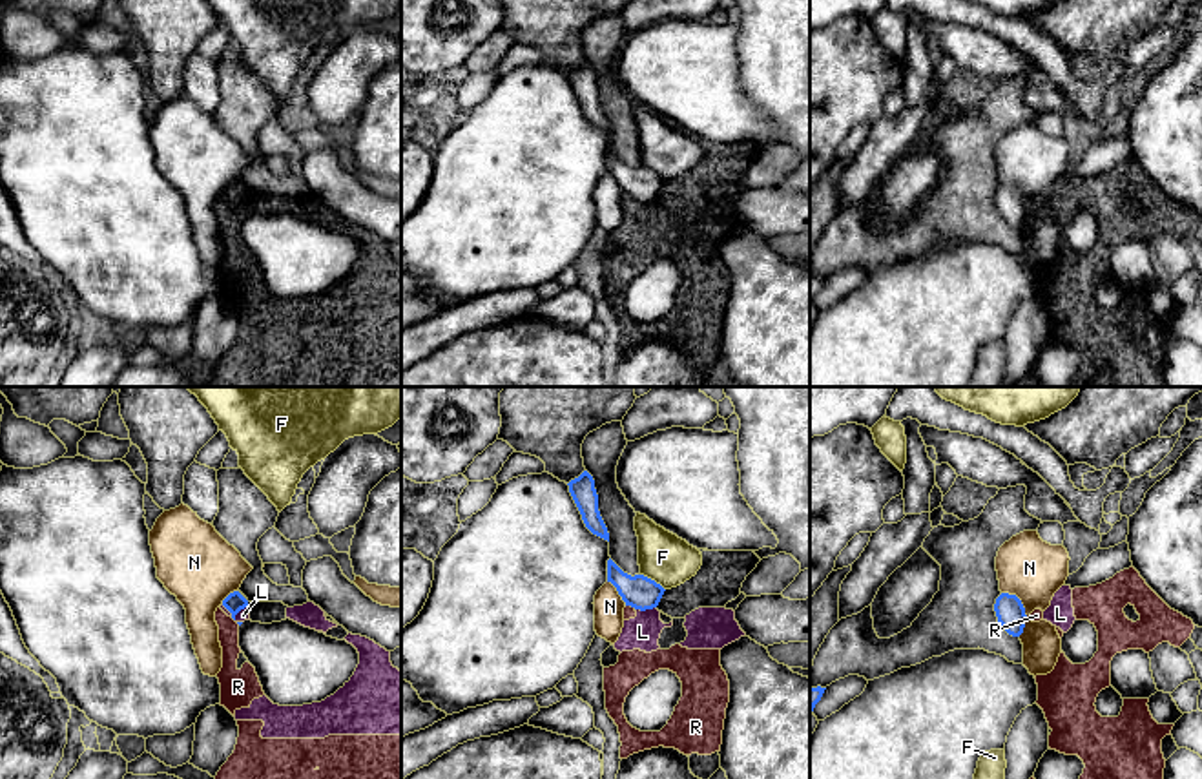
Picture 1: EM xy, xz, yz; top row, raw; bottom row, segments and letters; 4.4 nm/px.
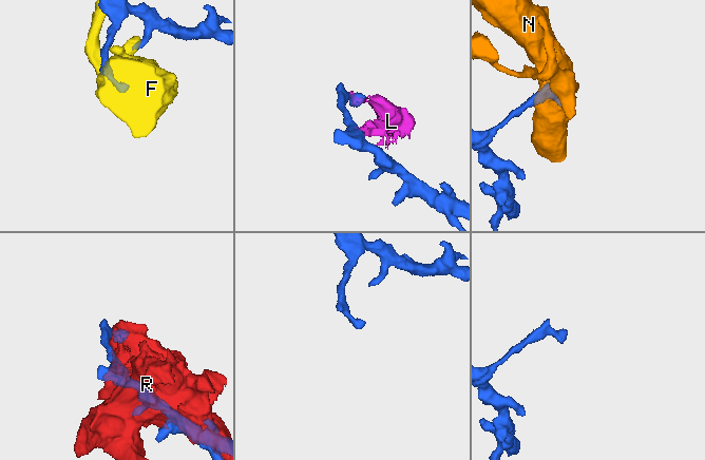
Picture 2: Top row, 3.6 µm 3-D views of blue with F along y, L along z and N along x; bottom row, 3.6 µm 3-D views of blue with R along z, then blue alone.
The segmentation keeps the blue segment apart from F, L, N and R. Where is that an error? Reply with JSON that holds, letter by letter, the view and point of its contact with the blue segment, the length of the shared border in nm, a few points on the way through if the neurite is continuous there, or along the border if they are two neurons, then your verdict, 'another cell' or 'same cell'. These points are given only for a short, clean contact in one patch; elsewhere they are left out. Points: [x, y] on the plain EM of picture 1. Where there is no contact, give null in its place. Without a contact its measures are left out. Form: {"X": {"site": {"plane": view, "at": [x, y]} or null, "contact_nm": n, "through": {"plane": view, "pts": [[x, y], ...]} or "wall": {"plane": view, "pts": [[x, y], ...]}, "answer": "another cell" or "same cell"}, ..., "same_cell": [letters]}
{"F": {"site": {"plane": "xz", "at": [653, 172]}, "contact_nm": 130, "wall": {"plane": "xz", "pts": [[641, 165], [653, 170], [664, 181]]}, "answer": "another cell"}, "L": {"site": {"plane": "xz", "at": [644, 201]}, "contact_nm": 100, "wall": {"plane": "xz", "pts": [[655, 197], [635, 201]]}, "answer": "another cell"}, "N": {"site": {"plane": "yz", "at": [1024, 201]}, "contact_nm": 220, "answer": "another cell"}, "R": {"site": {"plane": "xy", "at": [238, 214]}, "contact_nm": 60, "answer": "another cell"}, "same_cell": []}

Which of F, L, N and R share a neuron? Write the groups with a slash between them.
F / L R / N

